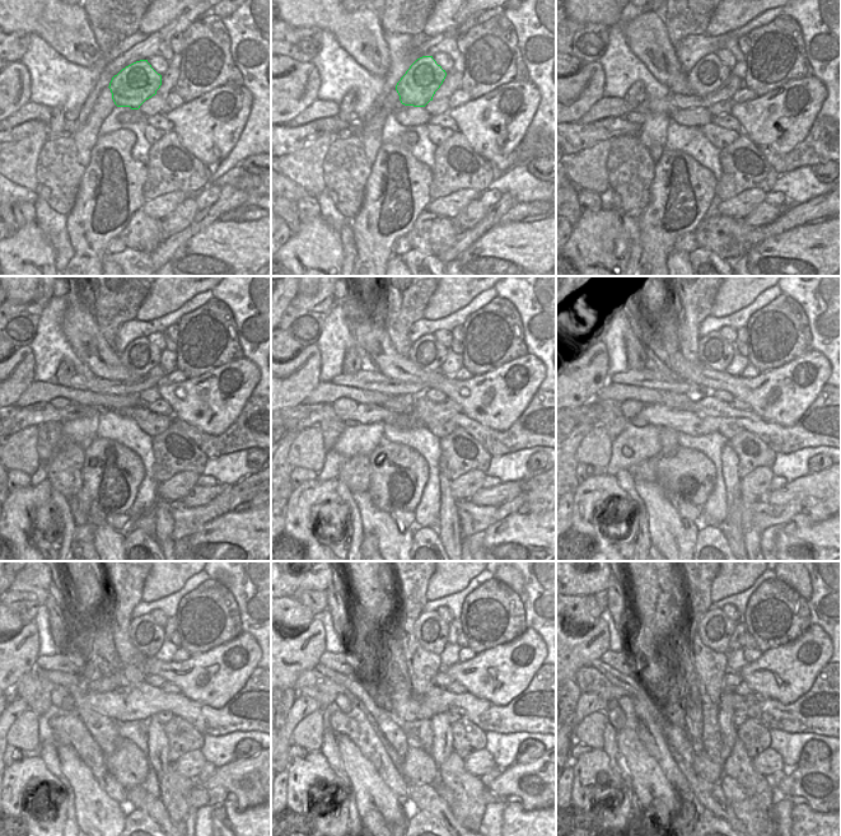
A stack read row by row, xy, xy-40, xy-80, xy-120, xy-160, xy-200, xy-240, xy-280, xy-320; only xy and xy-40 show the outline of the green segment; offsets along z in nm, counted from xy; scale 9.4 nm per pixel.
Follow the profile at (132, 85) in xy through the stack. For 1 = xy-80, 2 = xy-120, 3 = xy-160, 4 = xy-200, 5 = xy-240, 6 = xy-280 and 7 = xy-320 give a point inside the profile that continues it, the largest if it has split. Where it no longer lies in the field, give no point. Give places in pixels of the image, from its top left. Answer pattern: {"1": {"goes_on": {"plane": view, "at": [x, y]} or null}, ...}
{"1": {"goes_on": {"plane": "xy-80", "at": [709, 73]}}, "2": {"goes_on": {"plane": "xy-120", "at": [141, 355]}}, "3": {"goes_on": {"plane": "xy-160", "at": [426, 353]}}, "4": {"goes_on": {"plane": "xy-200", "at": [714, 351]}}, "5": {"goes_on": {"plane": "xy-240", "at": [148, 636]}}, "6": {"goes_on": {"plane": "xy-280", "at": [431, 633]}}, "7": {"goes_on": {"plane": "xy-320", "at": [715, 629]}}}

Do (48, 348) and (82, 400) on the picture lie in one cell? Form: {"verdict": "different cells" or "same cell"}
{"verdict": "different cells"}

